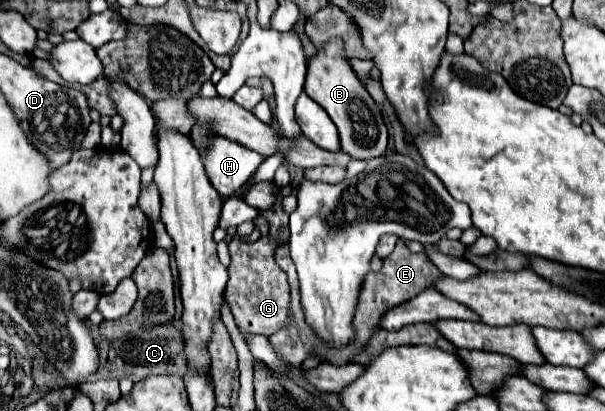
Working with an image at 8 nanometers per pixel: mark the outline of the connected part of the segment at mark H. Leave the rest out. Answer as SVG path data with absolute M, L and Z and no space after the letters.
M224 137L210 139L208 145L200 149L200 157L212 187L222 197L234 195L264 161L260 153Z

